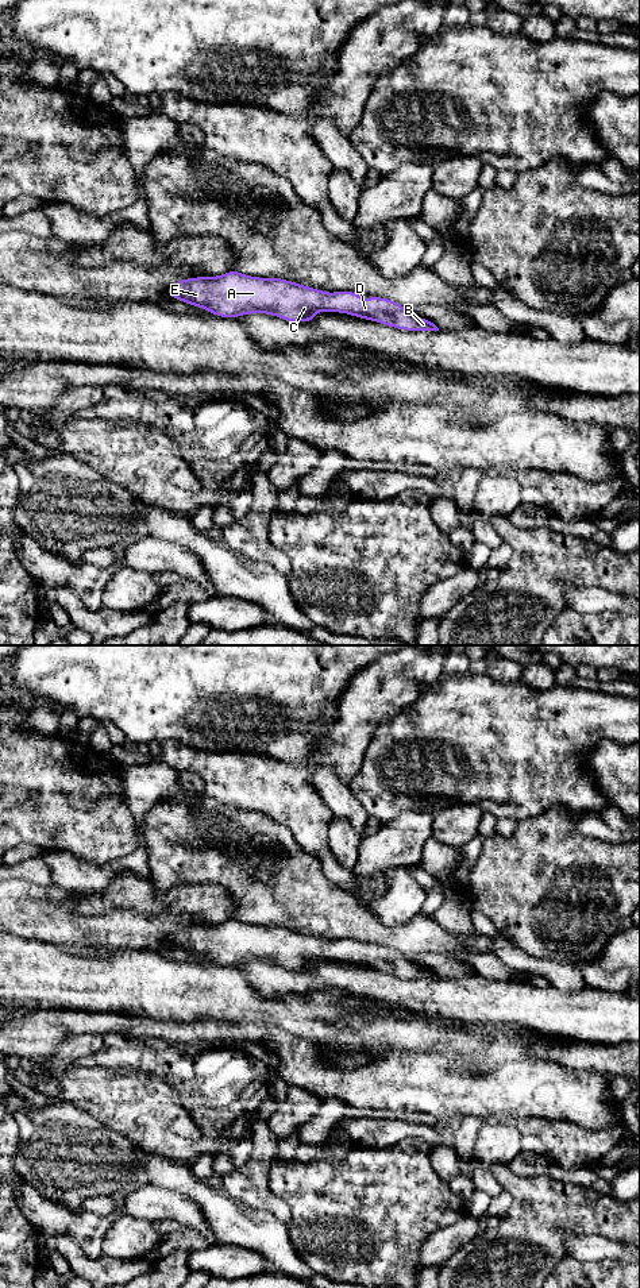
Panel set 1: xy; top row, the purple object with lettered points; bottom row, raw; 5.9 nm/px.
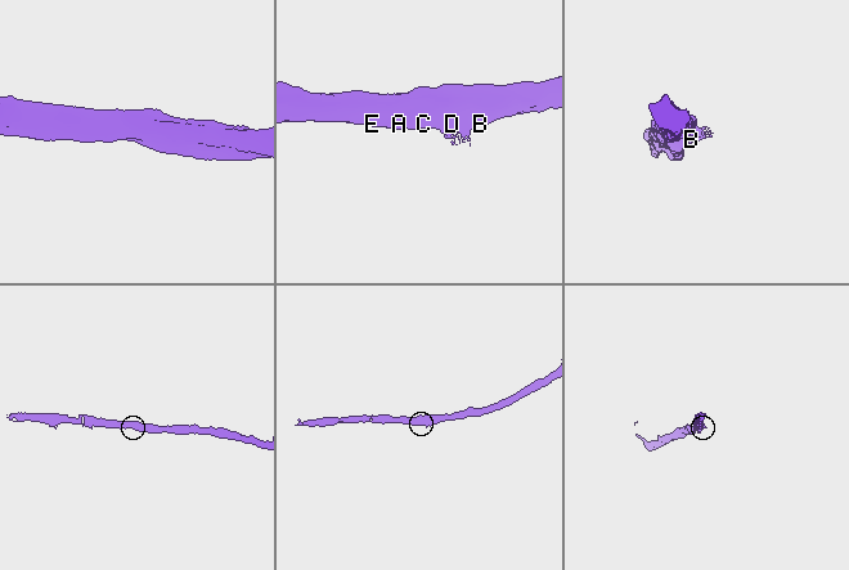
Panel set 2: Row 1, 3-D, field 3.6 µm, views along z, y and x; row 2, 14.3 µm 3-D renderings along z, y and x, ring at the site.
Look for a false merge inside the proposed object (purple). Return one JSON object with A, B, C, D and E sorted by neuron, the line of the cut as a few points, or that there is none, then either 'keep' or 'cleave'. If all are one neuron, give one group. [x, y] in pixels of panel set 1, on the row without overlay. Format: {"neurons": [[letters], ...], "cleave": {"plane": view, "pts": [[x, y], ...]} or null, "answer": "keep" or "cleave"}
{"neurons": [["A", "B", "C", "E"], ["D"]], "cleave": {"plane": "xy", "pts": [[311, 937], [315, 944], [315, 953], [319, 957]]}, "answer": "cleave"}

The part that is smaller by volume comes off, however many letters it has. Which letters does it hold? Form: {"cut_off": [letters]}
{"cut_off": ["D"]}

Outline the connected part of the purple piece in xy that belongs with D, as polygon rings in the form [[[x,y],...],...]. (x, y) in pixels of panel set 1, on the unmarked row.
[[[312,938],[316,944],[316,956],[319,959],[348,961],[355,965],[374,968],[383,973],[404,977],[402,963],[408,959],[392,948],[373,944],[363,949],[359,942],[348,938],[336,941]]]

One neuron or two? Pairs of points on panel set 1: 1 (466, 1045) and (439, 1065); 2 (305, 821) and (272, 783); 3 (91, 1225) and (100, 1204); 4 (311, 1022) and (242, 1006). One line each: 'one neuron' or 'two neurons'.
1: two neurons
2: one neuron
3: two neurons
4: one neuron

